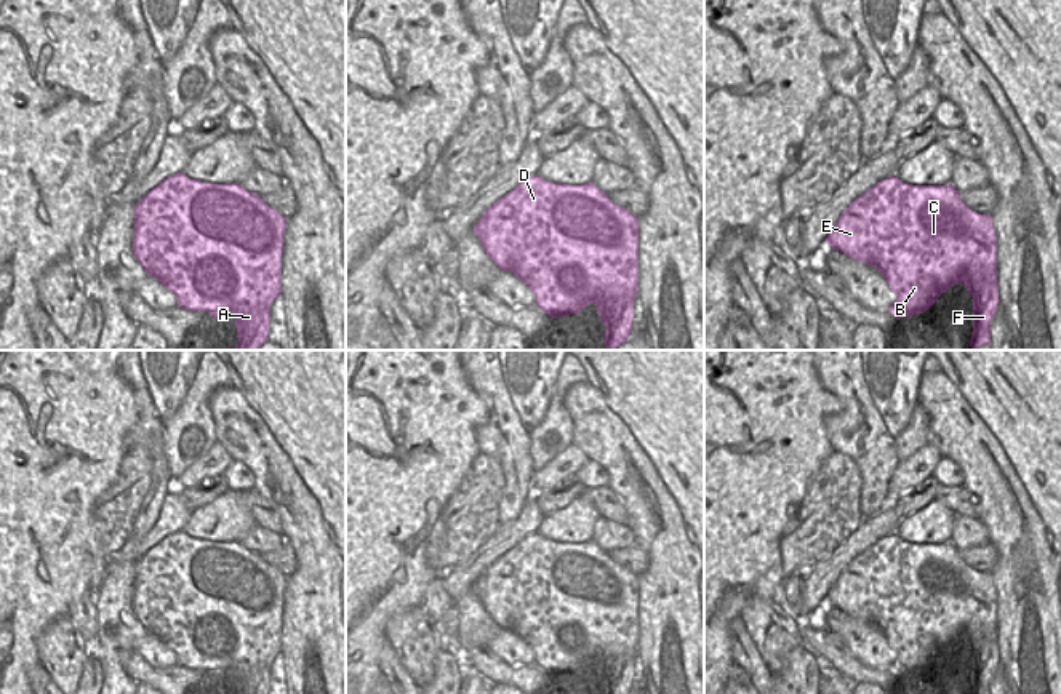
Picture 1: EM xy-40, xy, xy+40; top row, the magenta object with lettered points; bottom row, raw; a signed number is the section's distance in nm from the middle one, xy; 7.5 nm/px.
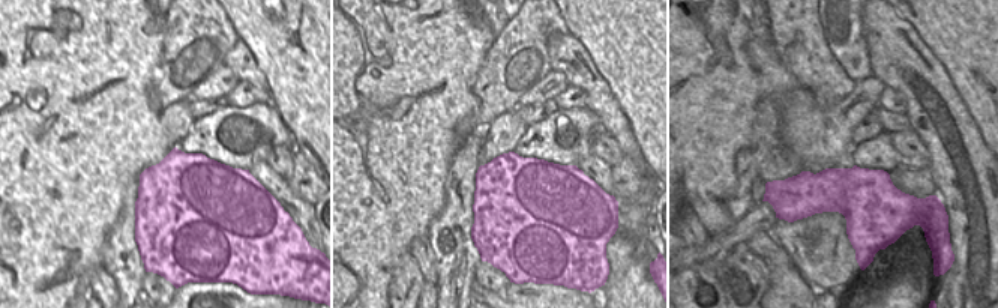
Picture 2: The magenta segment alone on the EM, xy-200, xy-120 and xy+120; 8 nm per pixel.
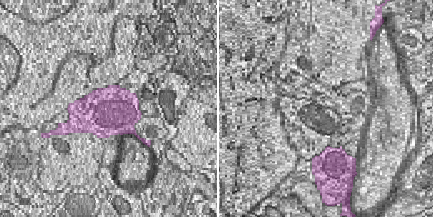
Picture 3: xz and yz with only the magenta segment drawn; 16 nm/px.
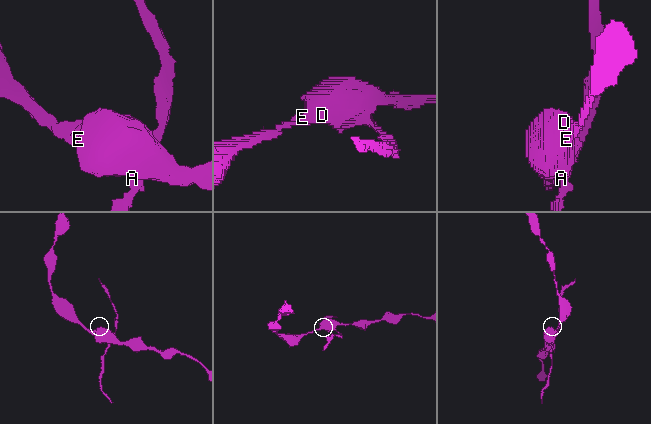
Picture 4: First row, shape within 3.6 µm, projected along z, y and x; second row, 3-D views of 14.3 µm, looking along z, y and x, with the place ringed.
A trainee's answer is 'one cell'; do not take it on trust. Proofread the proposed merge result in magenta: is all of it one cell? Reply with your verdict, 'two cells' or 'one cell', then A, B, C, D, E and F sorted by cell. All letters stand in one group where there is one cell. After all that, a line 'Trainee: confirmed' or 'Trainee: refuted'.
two cells; groups A B C D E / F
Trainee: refuted

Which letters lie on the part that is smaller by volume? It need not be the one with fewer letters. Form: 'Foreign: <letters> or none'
Foreign: F

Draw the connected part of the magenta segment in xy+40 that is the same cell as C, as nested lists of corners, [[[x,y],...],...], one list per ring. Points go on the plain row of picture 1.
[[[890,534],[877,540],[871,548],[858,555],[842,571],[831,587],[826,600],[845,614],[872,624],[883,633],[896,660],[888,672],[896,678],[927,670],[938,656],[955,643],[963,643],[973,656],[973,662],[984,662],[991,656],[997,640],[997,595],[991,572],[970,568],[954,544],[912,544]]]

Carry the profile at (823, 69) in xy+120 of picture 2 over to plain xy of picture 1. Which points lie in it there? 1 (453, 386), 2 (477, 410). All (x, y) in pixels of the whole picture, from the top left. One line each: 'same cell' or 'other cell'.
1: other cell
2: other cell

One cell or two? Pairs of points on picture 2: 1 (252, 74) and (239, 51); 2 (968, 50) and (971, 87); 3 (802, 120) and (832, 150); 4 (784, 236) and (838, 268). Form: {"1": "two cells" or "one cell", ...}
{"1": "one cell", "2": "one cell", "3": "one cell", "4": "one cell"}

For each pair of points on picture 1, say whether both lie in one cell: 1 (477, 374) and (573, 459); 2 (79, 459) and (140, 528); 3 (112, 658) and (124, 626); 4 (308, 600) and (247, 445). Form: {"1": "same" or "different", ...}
{"1": "different", "2": "different", "3": "same", "4": "same"}

